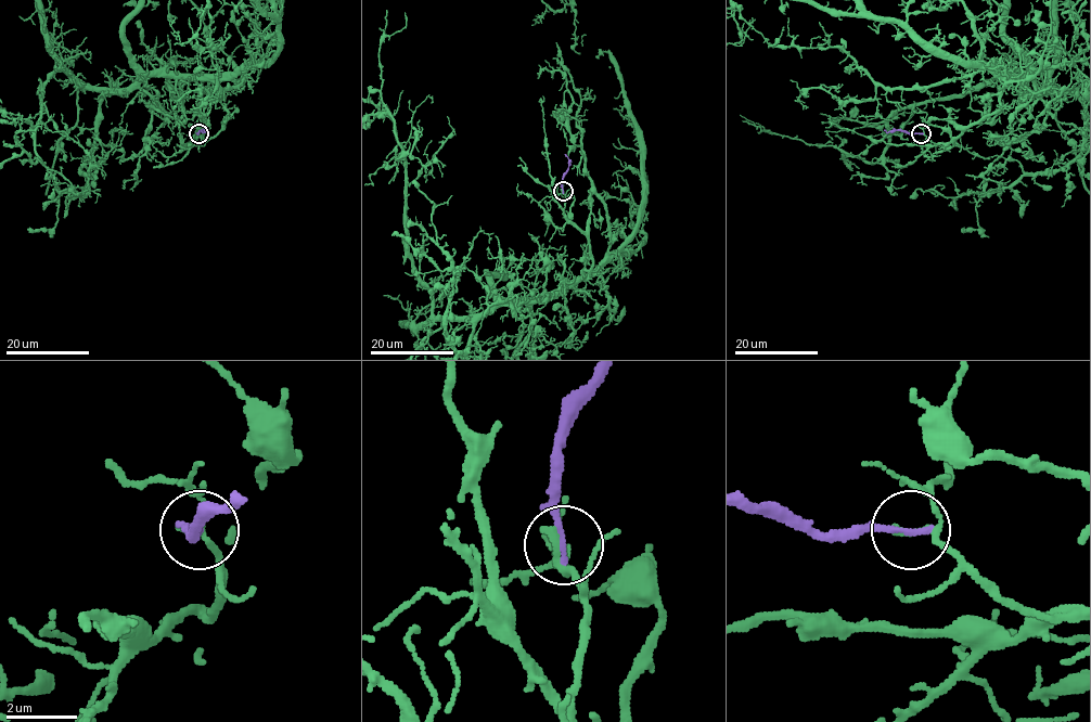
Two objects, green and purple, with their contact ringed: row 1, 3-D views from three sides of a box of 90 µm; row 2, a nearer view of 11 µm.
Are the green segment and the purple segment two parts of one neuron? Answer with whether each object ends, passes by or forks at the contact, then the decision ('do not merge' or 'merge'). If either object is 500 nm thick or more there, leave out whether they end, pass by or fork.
green passes by | purple ends | do not merge

